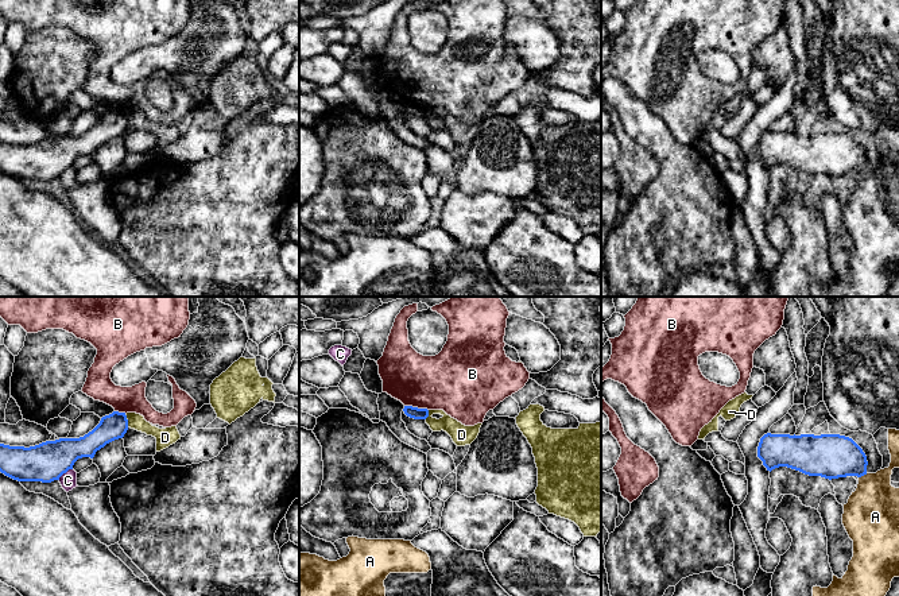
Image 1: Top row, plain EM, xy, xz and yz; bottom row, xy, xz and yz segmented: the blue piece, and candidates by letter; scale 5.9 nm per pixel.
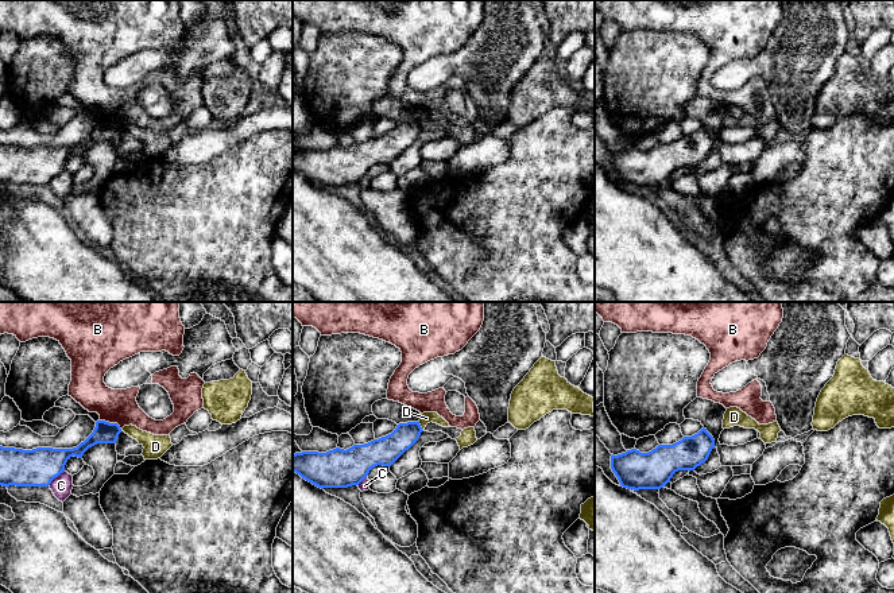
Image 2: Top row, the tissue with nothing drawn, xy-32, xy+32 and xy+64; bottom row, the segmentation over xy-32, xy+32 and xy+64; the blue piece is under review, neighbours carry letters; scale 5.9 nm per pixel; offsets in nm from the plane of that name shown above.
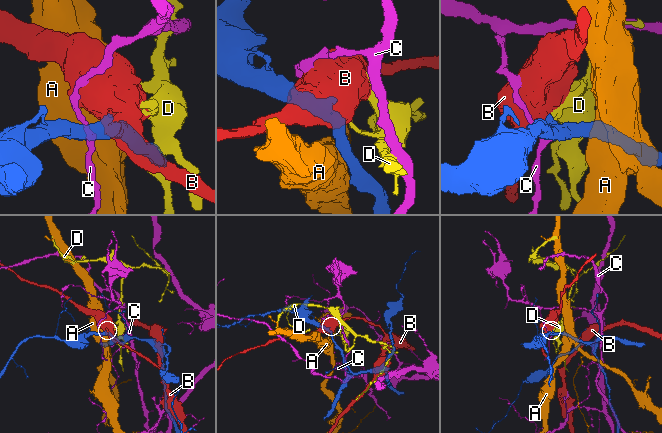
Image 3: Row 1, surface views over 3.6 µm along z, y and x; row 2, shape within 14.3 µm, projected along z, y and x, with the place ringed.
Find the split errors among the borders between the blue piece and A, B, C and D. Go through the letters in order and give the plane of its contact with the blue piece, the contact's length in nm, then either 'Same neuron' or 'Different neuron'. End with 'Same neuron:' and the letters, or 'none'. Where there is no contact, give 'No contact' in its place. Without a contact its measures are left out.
A: Touches blue in yz. Shared border 60 nm. Different neuron
B: Touches blue in xz. Shared border 150 nm. Different neuron
C: Touches blue in xy. Shared border 110 nm. Different neuron
D: Touches blue in xy. Shared border 80 nm. Different neuron
Same neuron: none

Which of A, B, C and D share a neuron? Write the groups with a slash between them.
A / B / C / D

